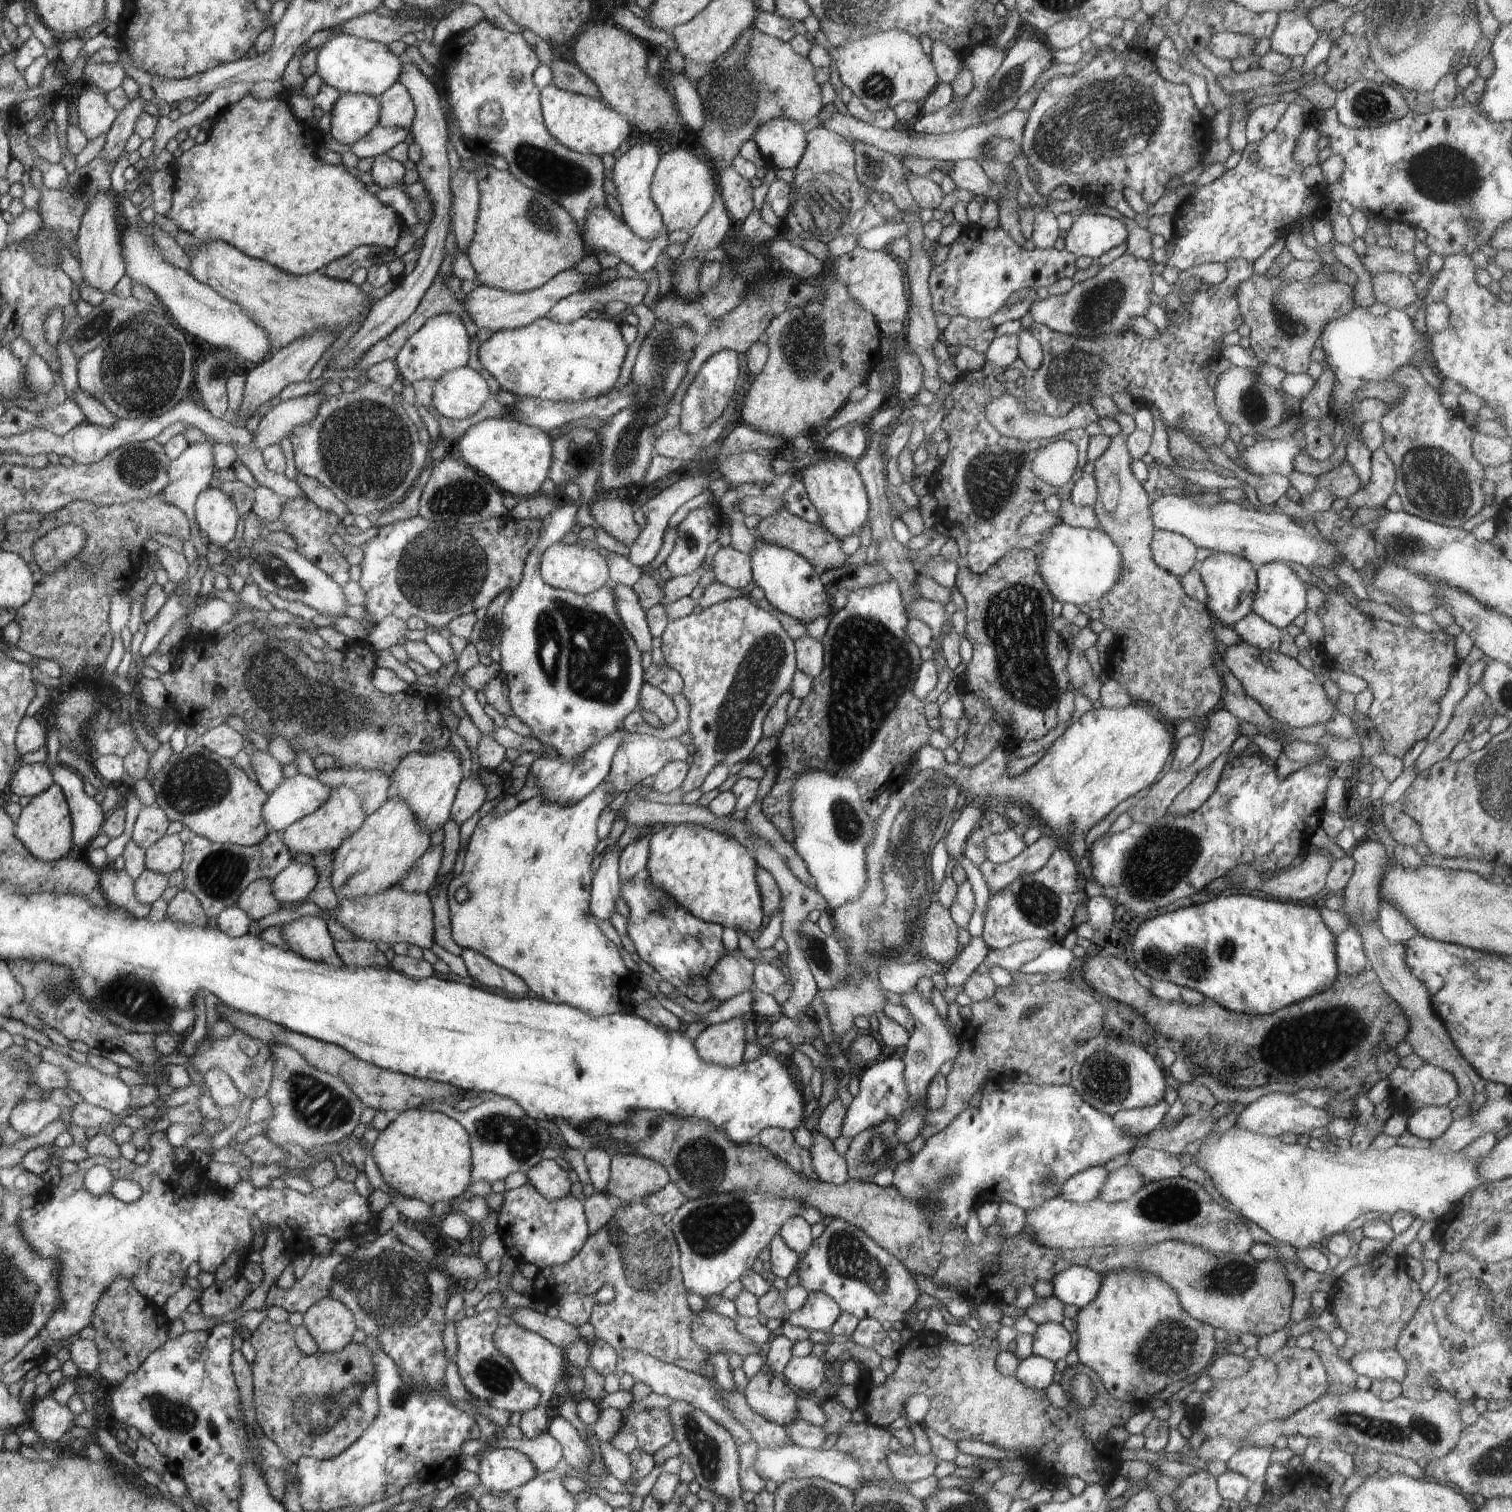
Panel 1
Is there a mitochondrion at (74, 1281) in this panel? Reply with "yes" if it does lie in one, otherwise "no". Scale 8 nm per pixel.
no

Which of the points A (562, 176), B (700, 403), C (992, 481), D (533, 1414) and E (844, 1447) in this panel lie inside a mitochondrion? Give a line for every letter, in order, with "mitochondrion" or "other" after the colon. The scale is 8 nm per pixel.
A: mitochondrion
B: mitochondrion
C: mitochondrion
D: other
E: other

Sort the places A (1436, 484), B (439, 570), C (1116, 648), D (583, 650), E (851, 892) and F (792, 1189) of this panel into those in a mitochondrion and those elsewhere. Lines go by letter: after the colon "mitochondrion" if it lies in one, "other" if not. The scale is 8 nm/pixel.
A: mitochondrion
B: mitochondrion
C: other
D: mitochondrion
E: other
F: other

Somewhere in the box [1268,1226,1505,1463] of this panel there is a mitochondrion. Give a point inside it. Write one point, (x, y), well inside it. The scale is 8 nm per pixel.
(1400, 1431)

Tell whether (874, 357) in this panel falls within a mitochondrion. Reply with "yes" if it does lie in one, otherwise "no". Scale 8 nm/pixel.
no

